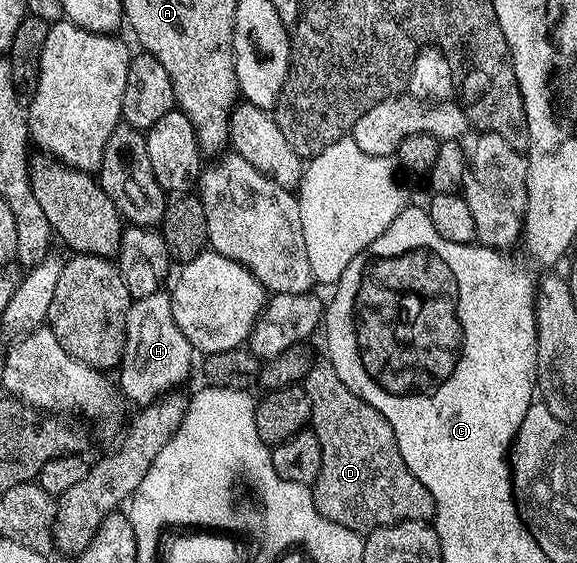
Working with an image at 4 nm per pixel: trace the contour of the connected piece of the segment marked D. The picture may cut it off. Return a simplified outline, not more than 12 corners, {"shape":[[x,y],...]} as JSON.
{"shape":[[308,370],[316,510],[359,534],[429,521],[432,494],[392,426],[336,374]]}

